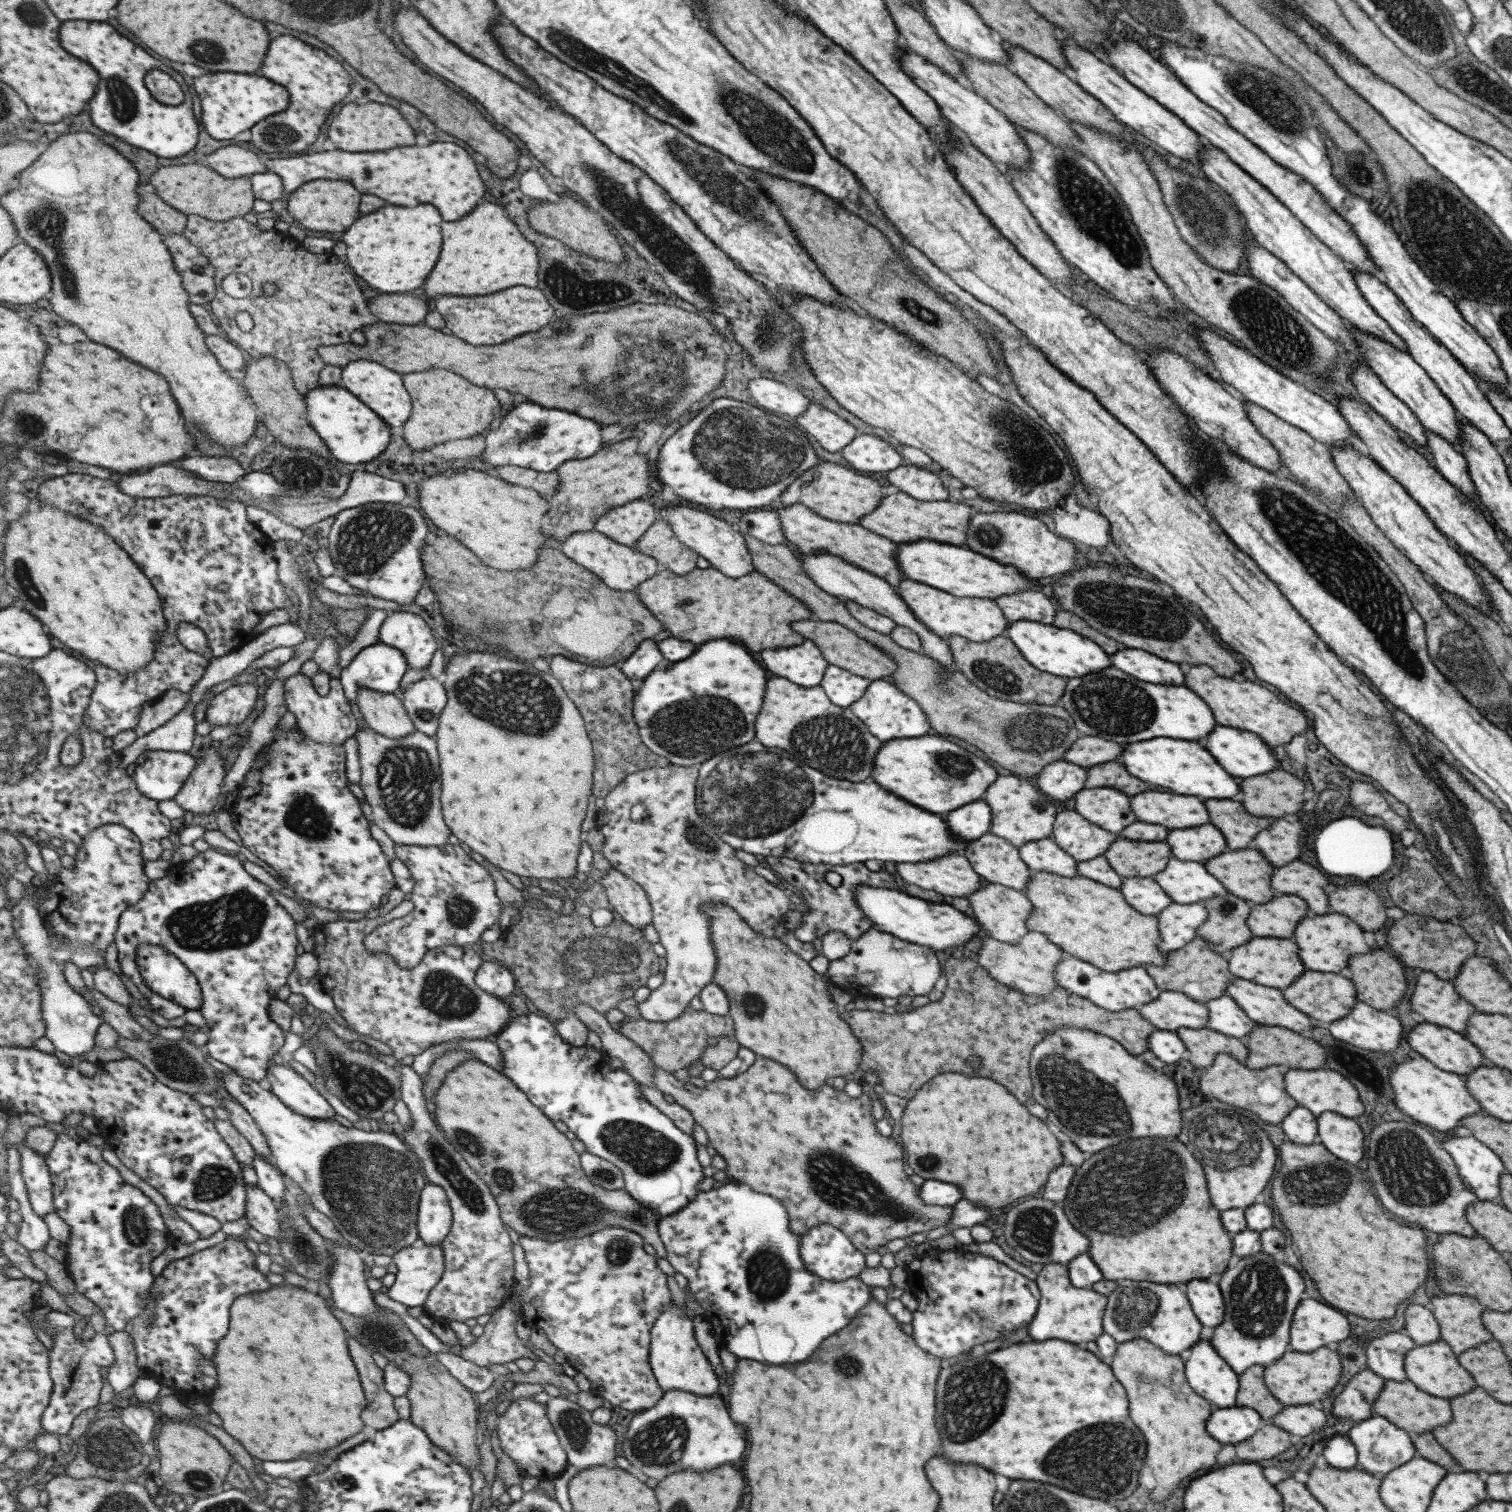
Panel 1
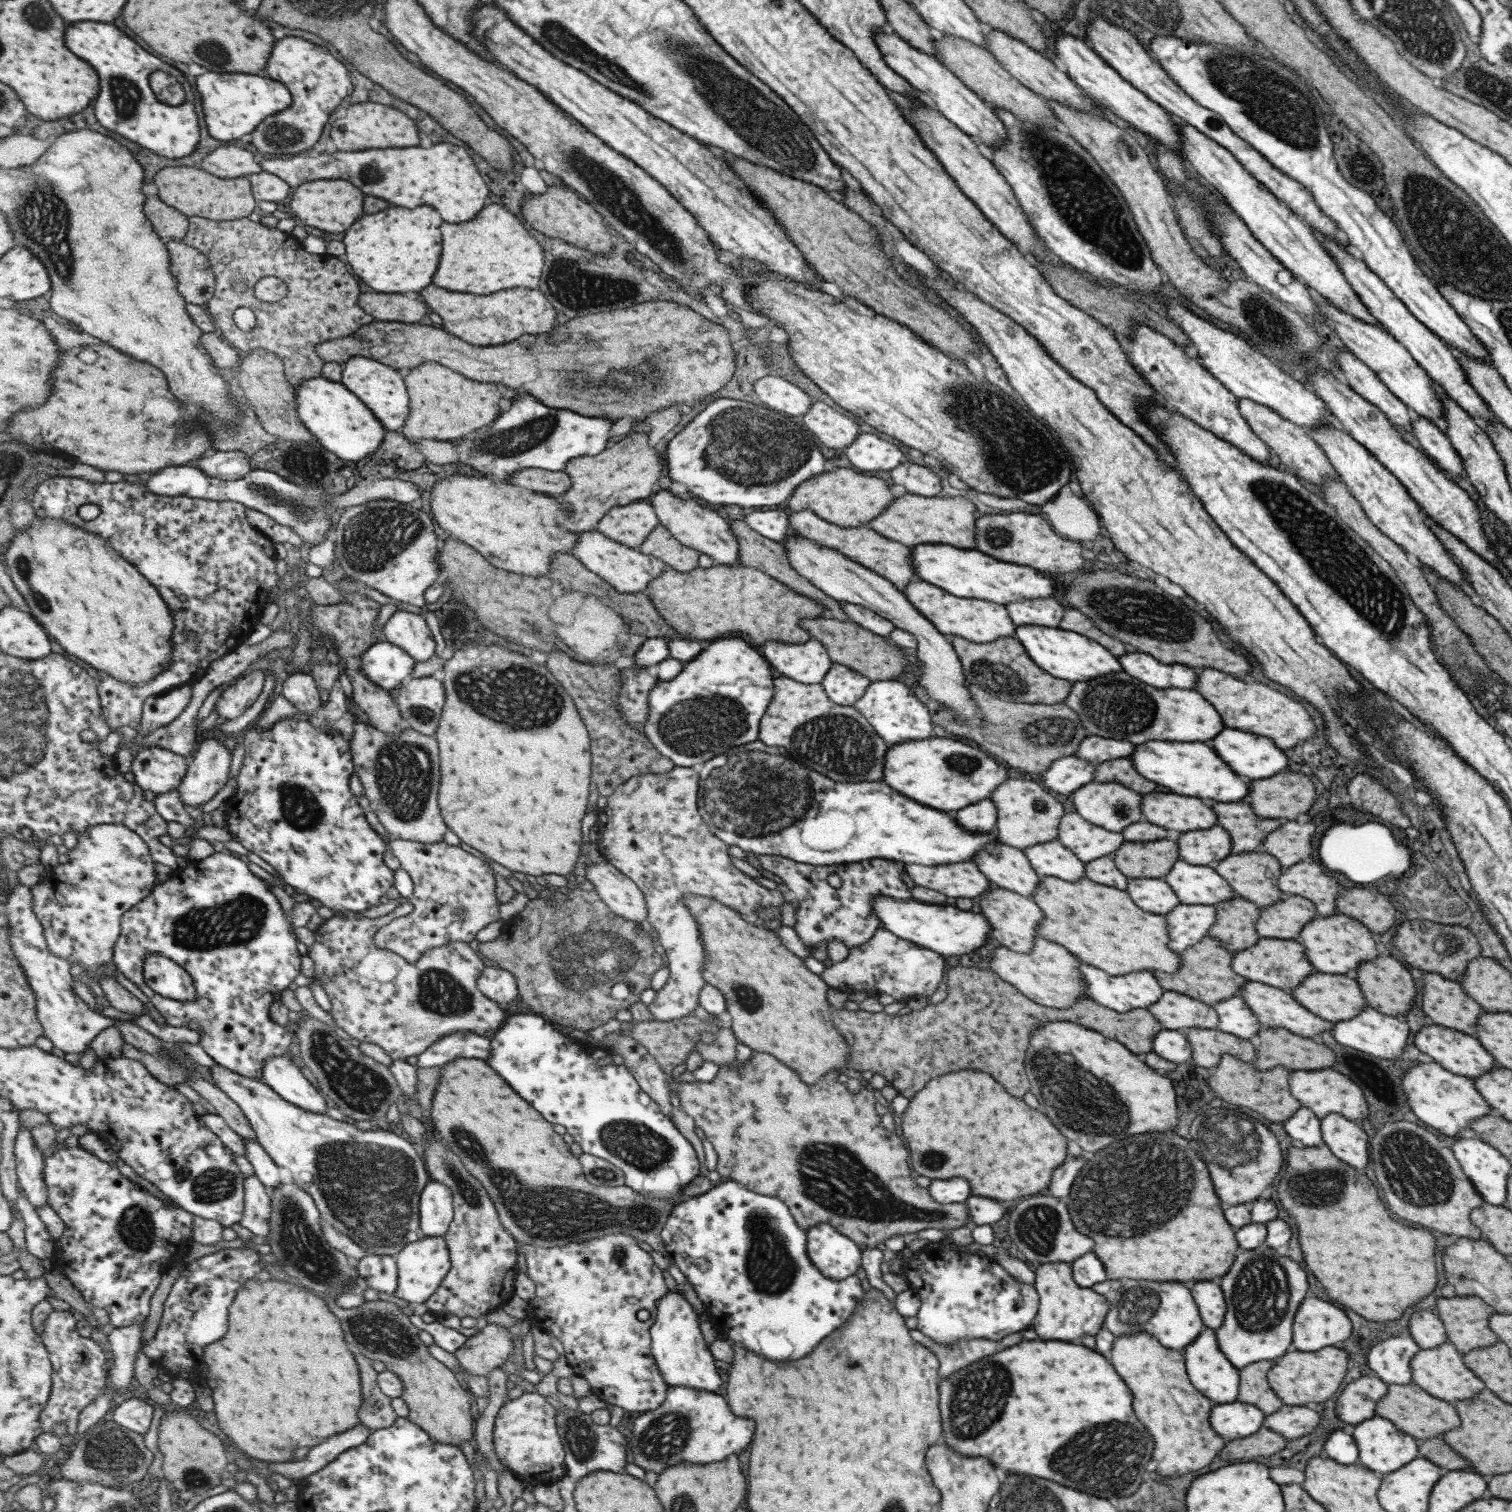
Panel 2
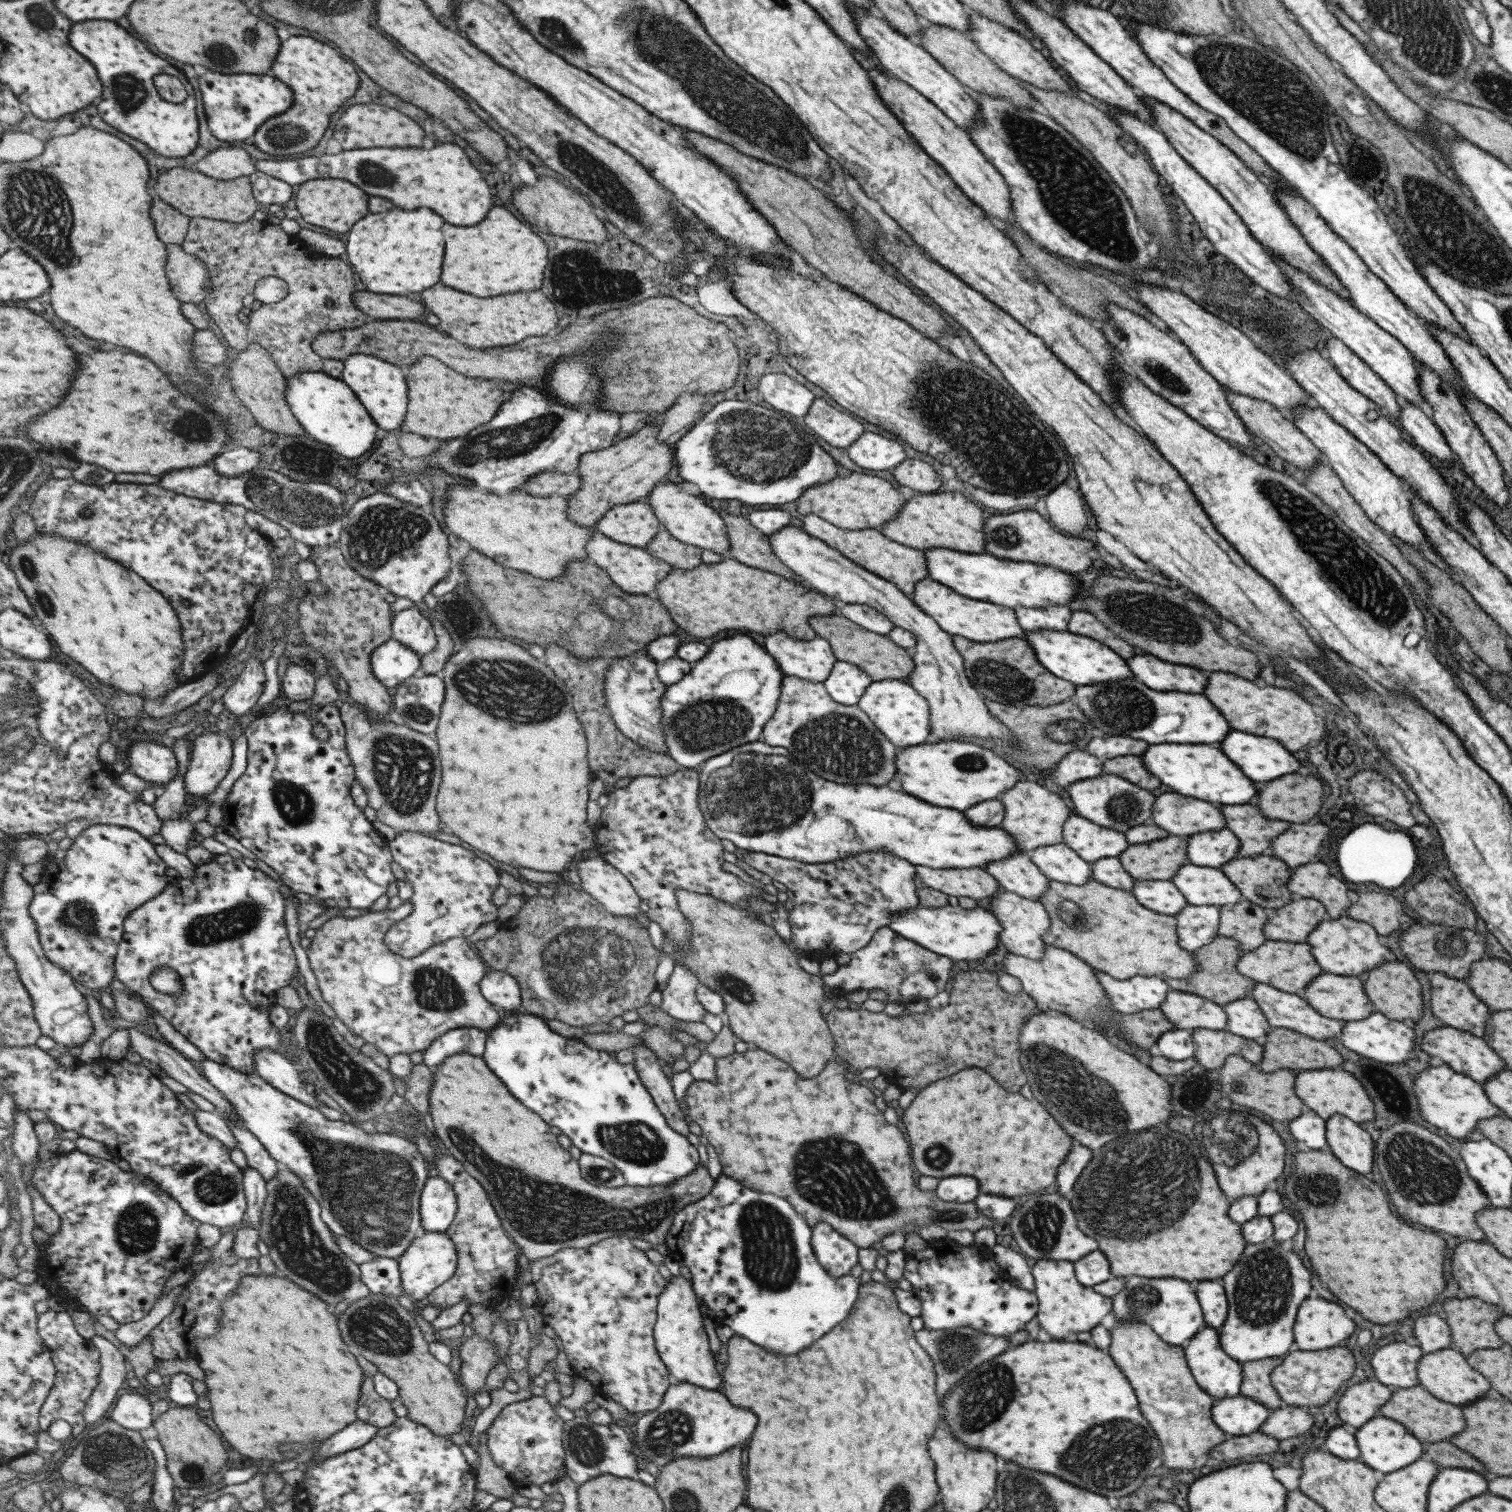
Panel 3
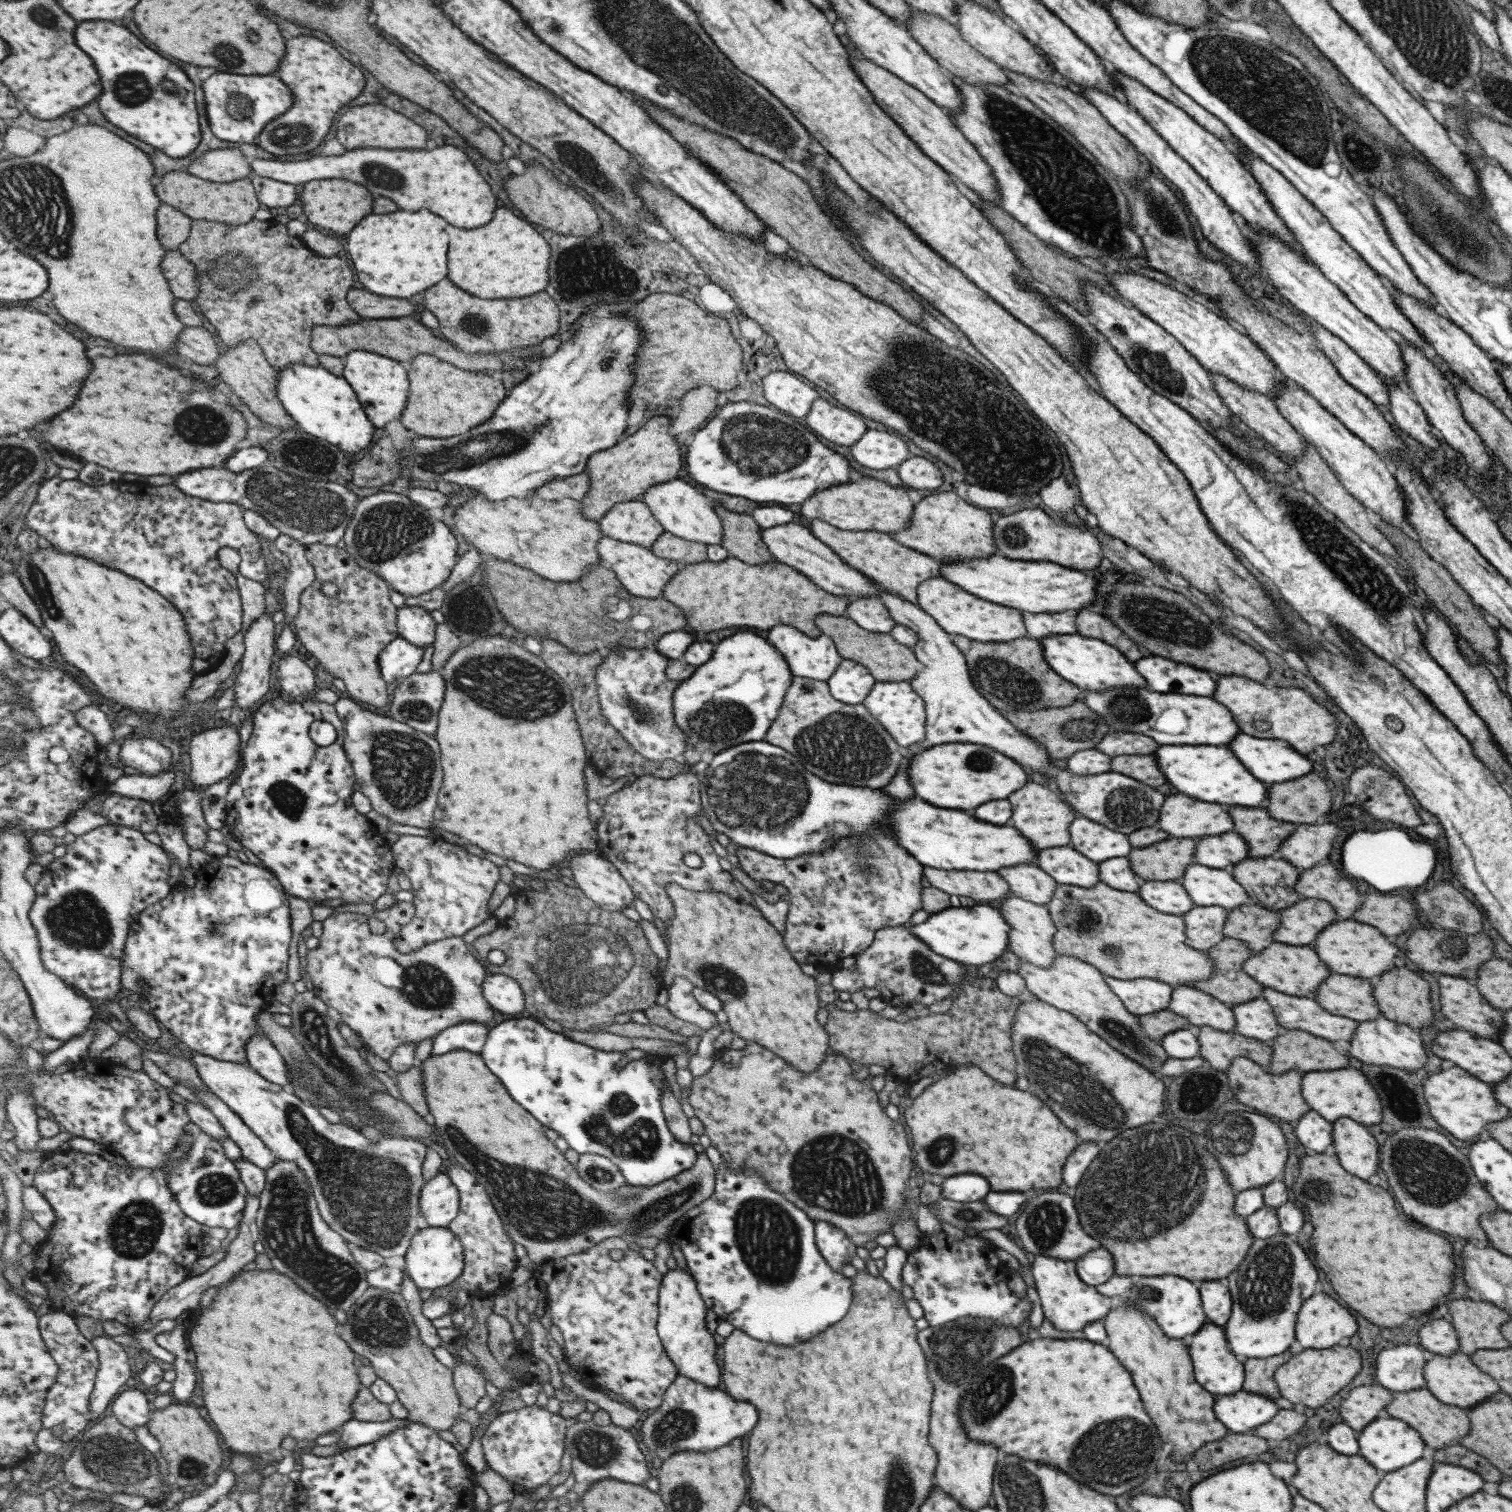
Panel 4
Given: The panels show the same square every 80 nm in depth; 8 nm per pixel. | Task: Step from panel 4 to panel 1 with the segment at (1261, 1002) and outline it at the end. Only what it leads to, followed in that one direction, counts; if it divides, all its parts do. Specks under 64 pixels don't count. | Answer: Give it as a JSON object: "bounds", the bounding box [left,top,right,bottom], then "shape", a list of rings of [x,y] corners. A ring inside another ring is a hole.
{"bounds":[1204,994,1257,1038],"shape":[[[1226,994],[1219,998],[1208,1000],[1204,1005],[1208,1012],[1205,1027],[1215,1032],[1220,1032],[1230,1037],[1241,1038],[1241,1036],[1249,1034],[1253,1027],[1257,1025]]]}

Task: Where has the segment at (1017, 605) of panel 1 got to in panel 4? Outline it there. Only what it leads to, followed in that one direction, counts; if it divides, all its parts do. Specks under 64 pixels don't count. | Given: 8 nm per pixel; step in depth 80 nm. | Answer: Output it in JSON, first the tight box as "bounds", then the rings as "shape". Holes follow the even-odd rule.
{"bounds":[1022,611,1076,639],"shape":[[[1076,611],[1063,612],[1022,612],[1027,636],[1032,639],[1051,635],[1075,634]]]}

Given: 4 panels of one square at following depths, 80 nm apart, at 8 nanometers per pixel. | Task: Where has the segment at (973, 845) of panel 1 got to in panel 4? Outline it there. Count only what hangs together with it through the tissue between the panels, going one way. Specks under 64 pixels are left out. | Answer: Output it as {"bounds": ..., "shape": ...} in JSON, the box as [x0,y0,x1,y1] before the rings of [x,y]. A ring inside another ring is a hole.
{"bounds":[996,864,1056,905],"shape":[[[1016,864],[996,870],[1009,885],[1010,896],[1022,898],[1035,904],[1044,905],[1049,902],[1056,882],[1045,874],[1036,864]]]}

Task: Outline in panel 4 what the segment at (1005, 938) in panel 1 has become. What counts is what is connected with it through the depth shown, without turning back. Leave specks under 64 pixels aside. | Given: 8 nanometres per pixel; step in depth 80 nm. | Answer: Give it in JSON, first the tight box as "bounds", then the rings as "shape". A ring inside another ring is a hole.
{"bounds":[997,896,1056,968],"shape":[[[1007,896],[1003,898],[1001,908],[997,910],[1001,911],[1003,918],[1010,926],[1007,932],[1007,948],[1011,953],[1021,961],[1034,964],[1039,968],[1049,968],[1055,959],[1052,938],[1056,928],[1045,906],[1019,897]]]}

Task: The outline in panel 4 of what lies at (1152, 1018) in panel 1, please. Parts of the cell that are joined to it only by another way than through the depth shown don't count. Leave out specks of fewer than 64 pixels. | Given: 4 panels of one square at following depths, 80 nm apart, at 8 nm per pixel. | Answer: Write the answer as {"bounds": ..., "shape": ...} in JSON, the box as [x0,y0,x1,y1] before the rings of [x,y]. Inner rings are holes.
{"bounds":[1166,985,1235,1033],"shape":[[[1189,985],[1173,987],[1166,1009],[1186,1018],[1193,1030],[1200,1026],[1226,1033],[1234,1030],[1235,1019],[1231,1006]]]}

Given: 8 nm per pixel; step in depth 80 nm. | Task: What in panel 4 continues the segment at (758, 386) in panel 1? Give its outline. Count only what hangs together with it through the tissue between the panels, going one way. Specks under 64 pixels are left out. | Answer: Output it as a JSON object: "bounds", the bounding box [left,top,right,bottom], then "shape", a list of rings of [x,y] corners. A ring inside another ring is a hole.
{"bounds":[761,372,818,416],"shape":[[[771,372],[761,380],[761,390],[767,402],[775,409],[791,416],[805,416],[812,402],[818,397],[807,384],[797,379],[793,372]]]}

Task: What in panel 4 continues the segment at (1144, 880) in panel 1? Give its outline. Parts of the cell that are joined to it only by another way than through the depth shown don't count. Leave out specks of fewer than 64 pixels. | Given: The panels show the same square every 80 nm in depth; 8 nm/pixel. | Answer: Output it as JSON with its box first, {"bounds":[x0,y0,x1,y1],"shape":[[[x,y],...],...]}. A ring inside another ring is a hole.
{"bounds":[1136,881,1194,917],"shape":[[[1141,881],[1136,893],[1145,904],[1163,914],[1181,917],[1194,907],[1190,896],[1178,881]]]}

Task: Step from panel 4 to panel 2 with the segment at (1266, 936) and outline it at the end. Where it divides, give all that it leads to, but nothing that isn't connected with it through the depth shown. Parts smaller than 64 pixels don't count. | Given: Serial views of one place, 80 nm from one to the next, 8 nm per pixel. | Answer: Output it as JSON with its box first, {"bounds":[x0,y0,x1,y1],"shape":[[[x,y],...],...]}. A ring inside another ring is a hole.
{"bounds":[1207,896,1260,953],"shape":[[[1239,896],[1213,905],[1215,922],[1207,936],[1220,940],[1232,953],[1245,950],[1257,942],[1255,923],[1260,910],[1256,904]]]}

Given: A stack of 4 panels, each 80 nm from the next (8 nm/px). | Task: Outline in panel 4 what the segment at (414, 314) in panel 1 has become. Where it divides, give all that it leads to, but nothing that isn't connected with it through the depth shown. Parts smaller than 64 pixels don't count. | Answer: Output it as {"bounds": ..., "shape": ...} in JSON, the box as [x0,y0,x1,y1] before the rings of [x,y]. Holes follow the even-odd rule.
{"bounds":[348,290,417,318],"shape":[[[367,290],[349,291],[348,301],[357,312],[361,312],[361,316],[367,318],[401,318],[401,316],[411,316],[417,310],[409,300],[375,296]]]}

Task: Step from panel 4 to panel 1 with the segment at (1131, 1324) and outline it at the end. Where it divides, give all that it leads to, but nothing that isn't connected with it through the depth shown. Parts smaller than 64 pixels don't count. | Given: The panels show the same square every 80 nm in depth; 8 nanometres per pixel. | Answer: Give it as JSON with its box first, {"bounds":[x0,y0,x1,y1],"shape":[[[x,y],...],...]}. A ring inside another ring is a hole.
{"bounds":[1111,1338,1221,1496],"shape":[[[1144,1338],[1116,1343],[1115,1352],[1111,1357],[1113,1376],[1125,1388],[1129,1398],[1129,1418],[1133,1420],[1133,1424],[1137,1424],[1137,1428],[1147,1440],[1145,1464],[1151,1466],[1151,1474],[1157,1480],[1157,1488],[1153,1490],[1155,1496],[1165,1496],[1177,1484],[1177,1480],[1189,1476],[1195,1470],[1211,1466],[1215,1462],[1215,1454],[1221,1450],[1221,1444],[1217,1444],[1217,1440],[1213,1440],[1205,1432],[1205,1422],[1214,1411],[1213,1406],[1203,1400],[1201,1395],[1195,1394],[1187,1384],[1183,1359],[1184,1355],[1168,1355]]]}

